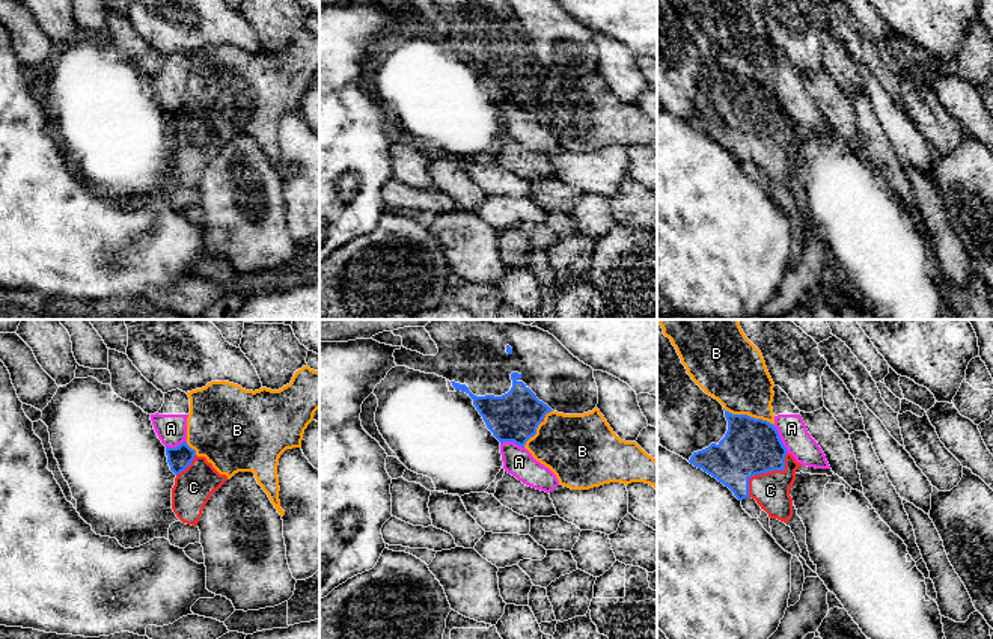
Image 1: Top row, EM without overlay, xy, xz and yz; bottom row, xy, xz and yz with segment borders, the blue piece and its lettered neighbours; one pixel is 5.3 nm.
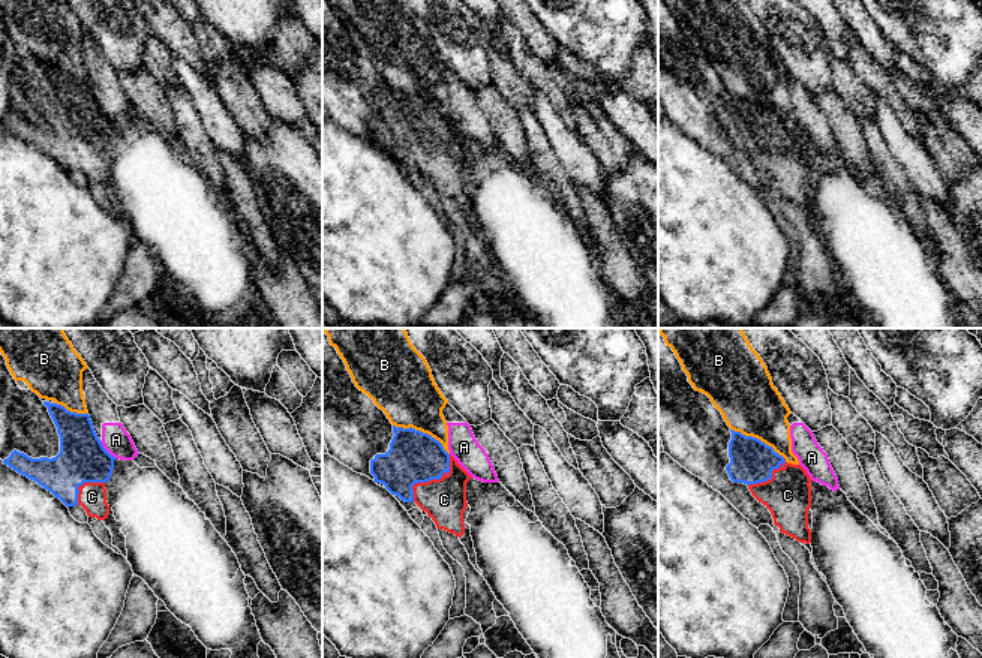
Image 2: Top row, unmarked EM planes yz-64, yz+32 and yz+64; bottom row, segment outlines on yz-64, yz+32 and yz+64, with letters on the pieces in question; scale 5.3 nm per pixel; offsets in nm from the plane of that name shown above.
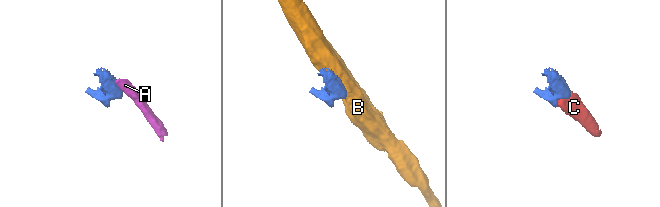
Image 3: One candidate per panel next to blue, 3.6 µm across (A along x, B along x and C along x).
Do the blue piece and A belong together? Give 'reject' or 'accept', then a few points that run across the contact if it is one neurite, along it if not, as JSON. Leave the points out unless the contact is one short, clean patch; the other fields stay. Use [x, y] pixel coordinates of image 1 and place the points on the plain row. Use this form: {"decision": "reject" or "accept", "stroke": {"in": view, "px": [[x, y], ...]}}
{"decision": "reject", "stroke": {"in": "yz", "px": [[773, 88], [788, 115]]}}

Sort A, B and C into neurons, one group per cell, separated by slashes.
A / B / C

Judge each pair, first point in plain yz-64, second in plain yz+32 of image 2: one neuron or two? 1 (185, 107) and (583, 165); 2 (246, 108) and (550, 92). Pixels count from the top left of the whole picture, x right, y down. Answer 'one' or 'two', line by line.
1: two
2: two

